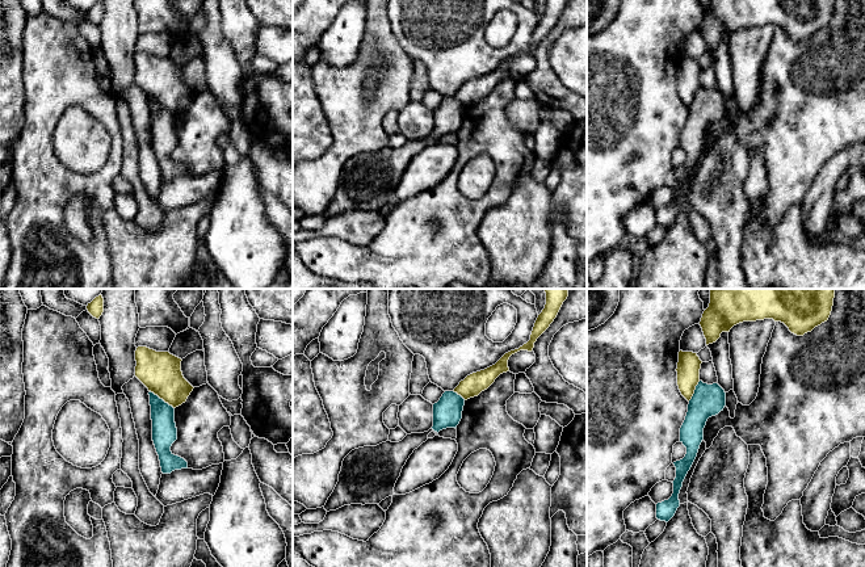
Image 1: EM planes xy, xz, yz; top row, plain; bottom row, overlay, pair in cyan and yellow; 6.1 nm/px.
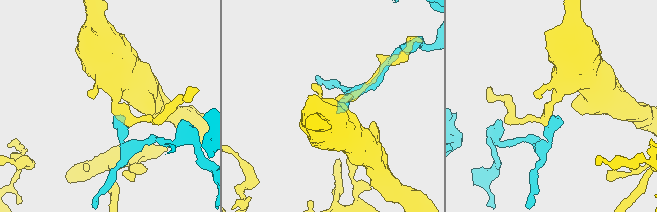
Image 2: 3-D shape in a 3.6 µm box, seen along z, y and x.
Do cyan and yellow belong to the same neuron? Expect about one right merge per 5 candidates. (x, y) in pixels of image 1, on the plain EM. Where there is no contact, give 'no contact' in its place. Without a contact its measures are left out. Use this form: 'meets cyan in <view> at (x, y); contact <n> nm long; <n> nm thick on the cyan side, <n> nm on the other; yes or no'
meets cyan in xy at (162, 105); contact 190 nm long; 160 nm thick on the cyan side, 260 nm on the other; no

